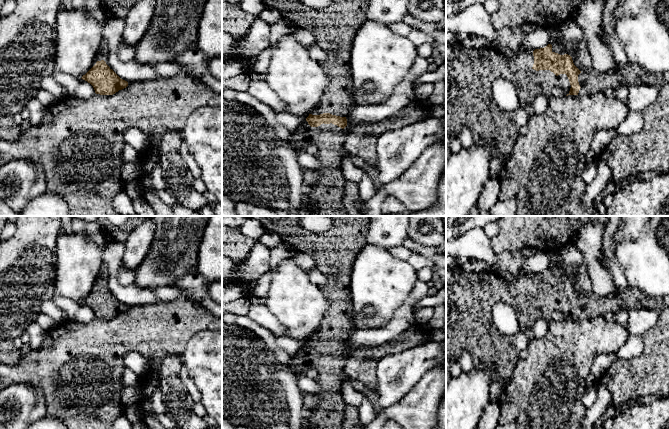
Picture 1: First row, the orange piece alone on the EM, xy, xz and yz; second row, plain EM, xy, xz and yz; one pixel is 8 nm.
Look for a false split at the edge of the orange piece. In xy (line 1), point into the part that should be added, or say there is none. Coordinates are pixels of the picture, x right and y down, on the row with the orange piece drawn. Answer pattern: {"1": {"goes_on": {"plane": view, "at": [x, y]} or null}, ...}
{"1": {"goes_on": {"plane": "xy", "at": [101, 54]}}}

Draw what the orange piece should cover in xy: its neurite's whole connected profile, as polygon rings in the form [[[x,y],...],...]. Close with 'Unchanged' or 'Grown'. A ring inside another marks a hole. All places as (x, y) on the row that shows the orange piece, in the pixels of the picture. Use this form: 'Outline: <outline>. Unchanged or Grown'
Outline: [[[103,44],[97,55],[96,64],[81,79],[90,83],[96,94],[113,95],[128,86],[104,61],[106,47]]]. Grown

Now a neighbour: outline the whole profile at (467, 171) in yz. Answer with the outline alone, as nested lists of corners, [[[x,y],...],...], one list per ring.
[[[482,138],[475,139],[473,145],[470,148],[462,148],[458,153],[451,154],[448,161],[446,162],[446,216],[468,216],[471,208],[476,206],[479,196],[483,190],[483,186],[488,181],[490,176],[490,159],[496,155],[496,142],[493,138]]]

